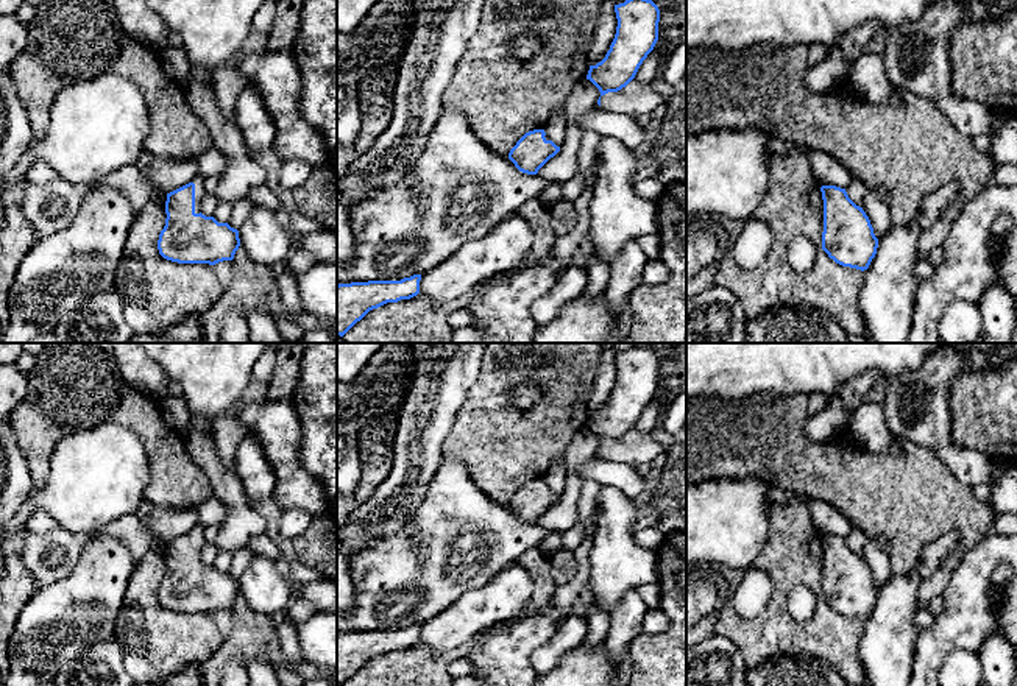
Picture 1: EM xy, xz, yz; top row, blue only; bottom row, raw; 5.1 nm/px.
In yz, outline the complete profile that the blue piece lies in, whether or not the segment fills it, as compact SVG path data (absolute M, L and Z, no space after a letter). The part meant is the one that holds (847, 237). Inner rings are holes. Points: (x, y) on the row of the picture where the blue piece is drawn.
M822 186L824 200L824 232L822 249L842 267L867 270L877 254L878 239L873 234L869 217L863 207L856 206L847 195L845 189L836 186Z

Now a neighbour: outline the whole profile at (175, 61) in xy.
M167 45L159 51L164 72L170 80L184 86L190 76L190 62L186 51L176 45Z

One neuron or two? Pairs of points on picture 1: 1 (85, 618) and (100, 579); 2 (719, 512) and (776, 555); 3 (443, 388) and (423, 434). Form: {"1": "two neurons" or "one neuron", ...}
{"1": "one neuron", "2": "two neurons", "3": "one neuron"}

